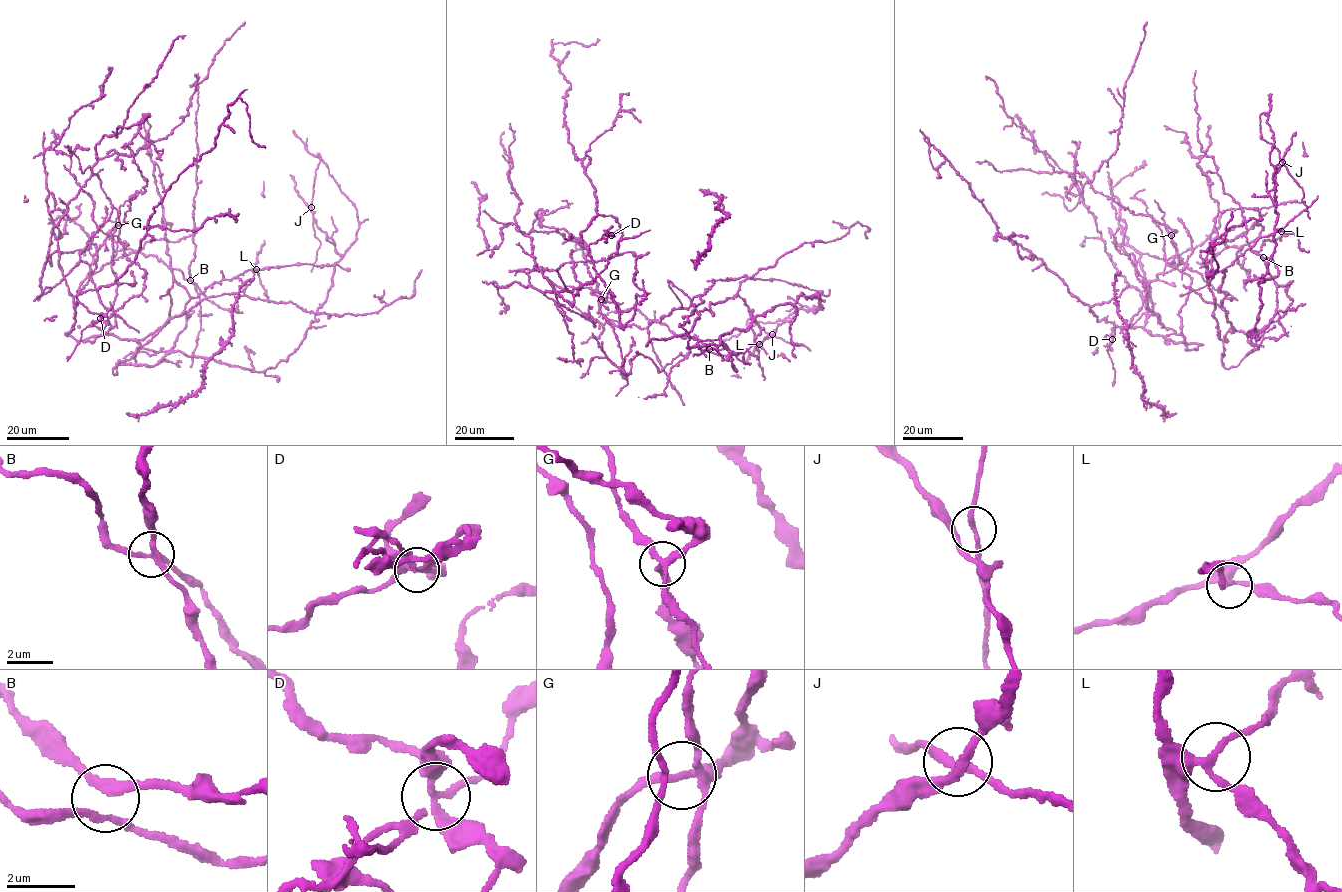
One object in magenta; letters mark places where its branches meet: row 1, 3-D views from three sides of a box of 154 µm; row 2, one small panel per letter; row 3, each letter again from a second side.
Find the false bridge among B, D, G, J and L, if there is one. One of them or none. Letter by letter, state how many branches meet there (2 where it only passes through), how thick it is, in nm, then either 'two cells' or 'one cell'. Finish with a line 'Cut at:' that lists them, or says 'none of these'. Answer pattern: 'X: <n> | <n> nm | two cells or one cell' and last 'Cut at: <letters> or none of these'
B: 4 | 200 nm | one cell
D: 4 | 240 nm | two cells
G: 4 | 240 nm | one cell
J: 4 | 200 nm | one cell
L: 3 | 240 nm | one cell
Cut at: D

